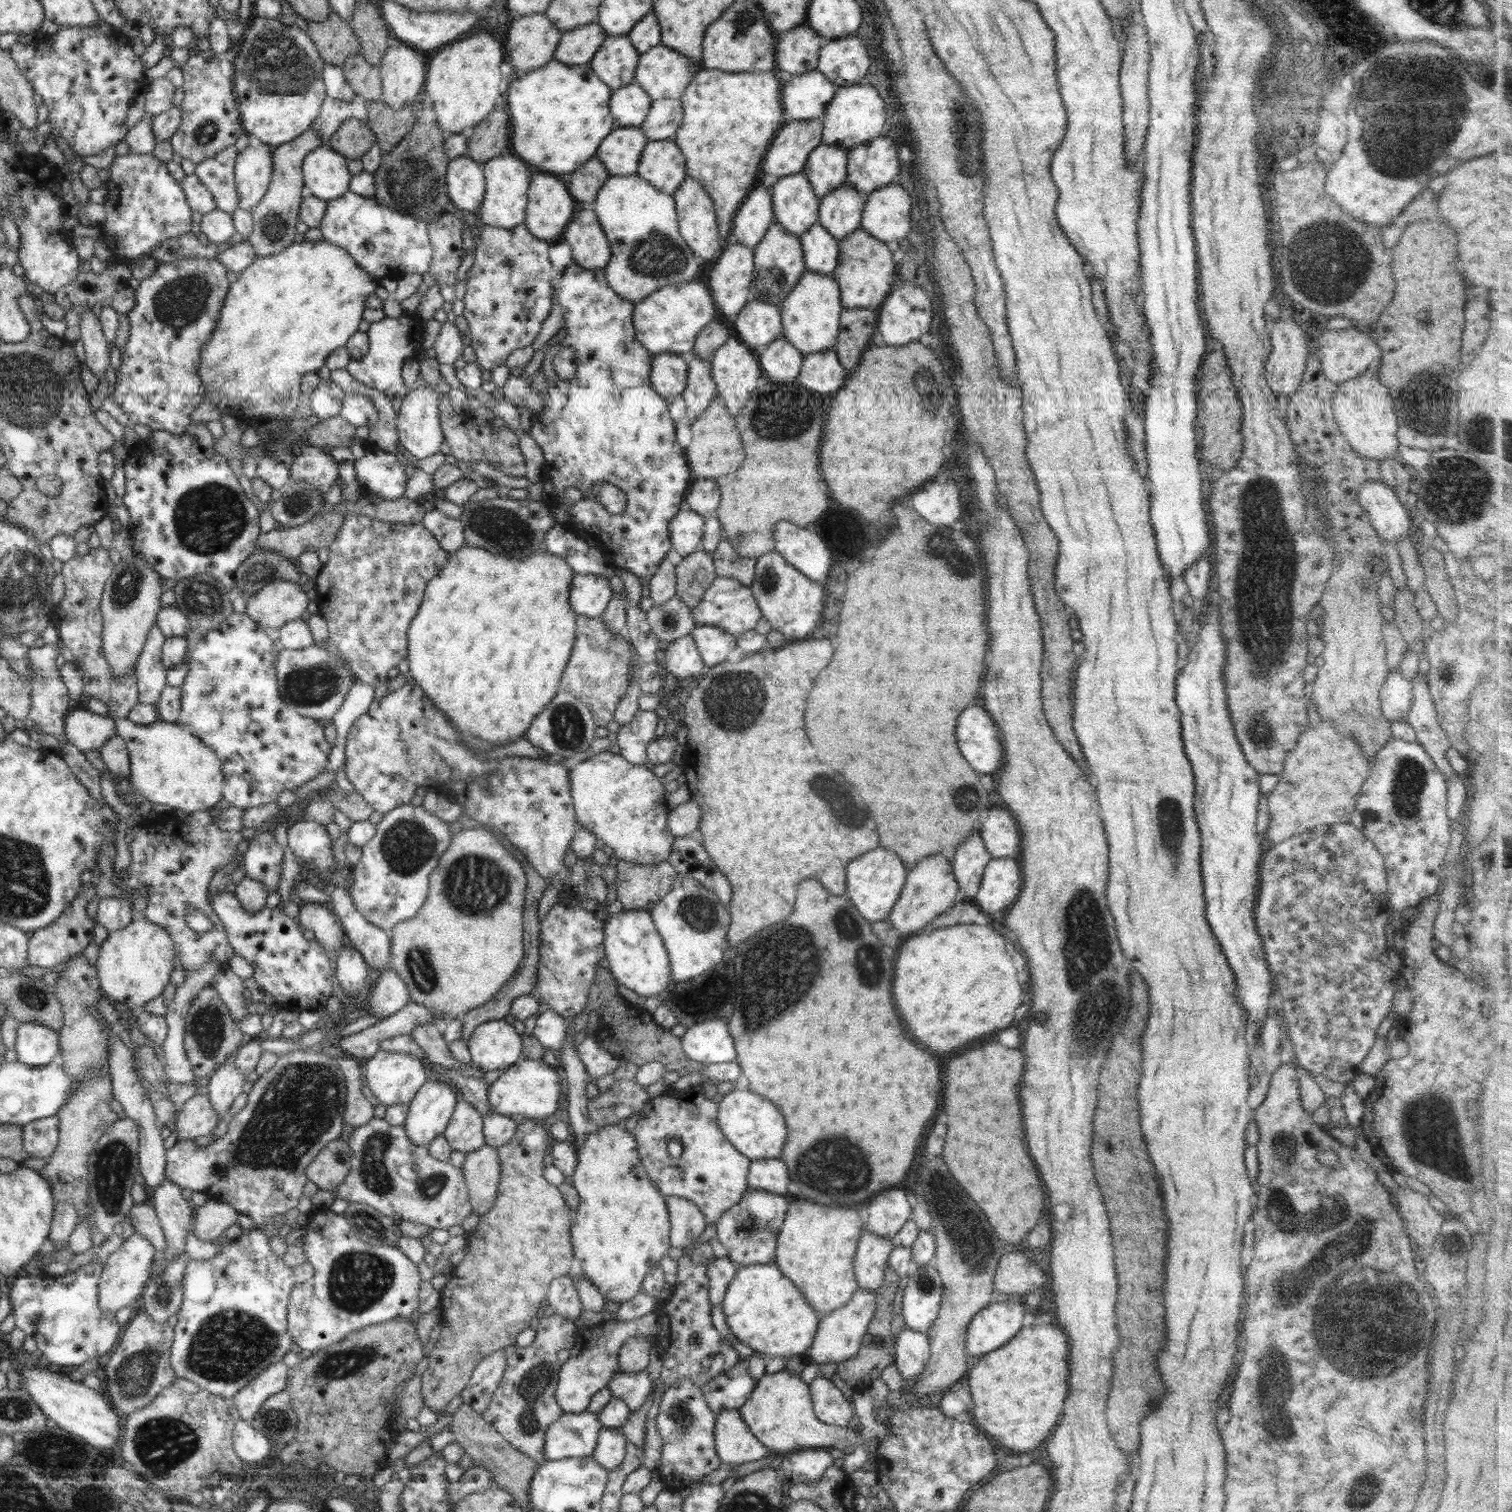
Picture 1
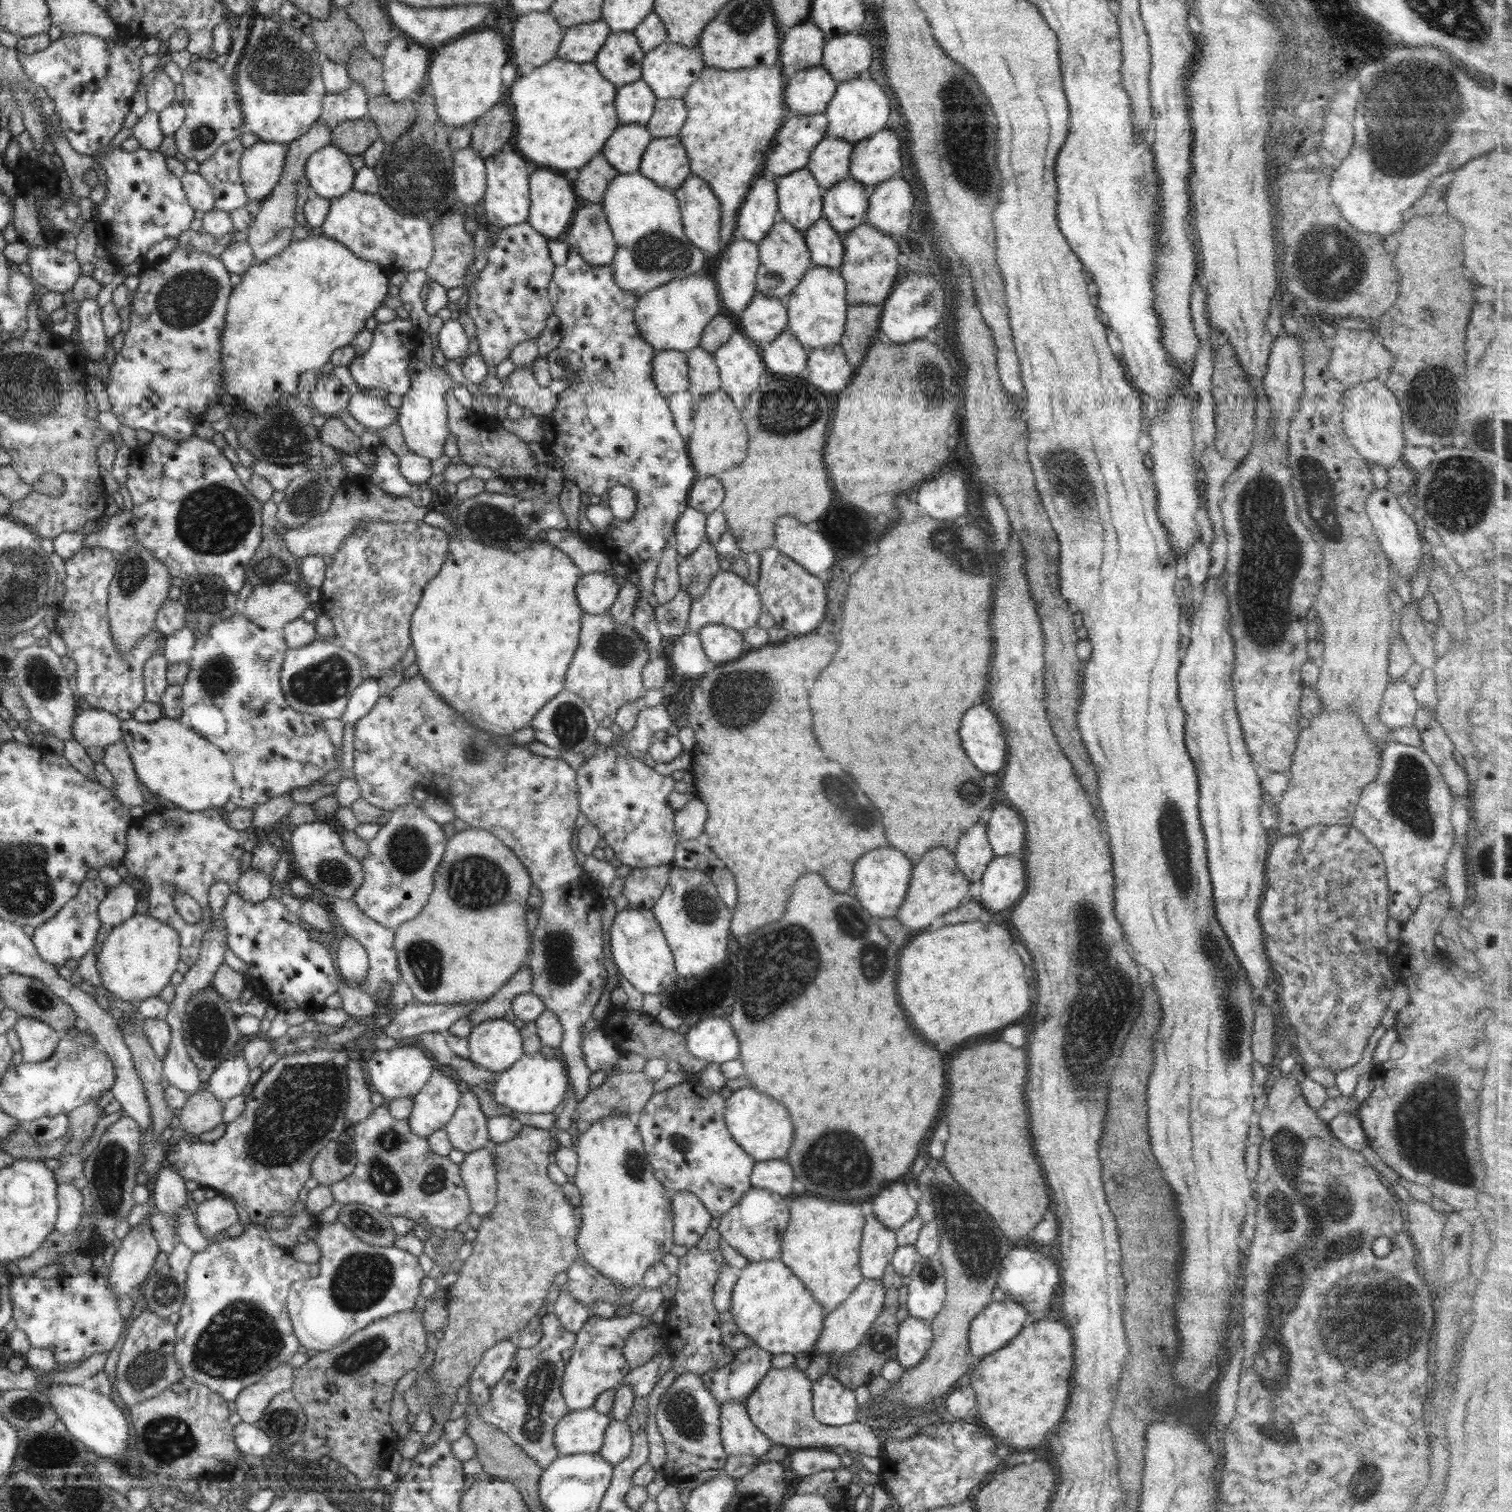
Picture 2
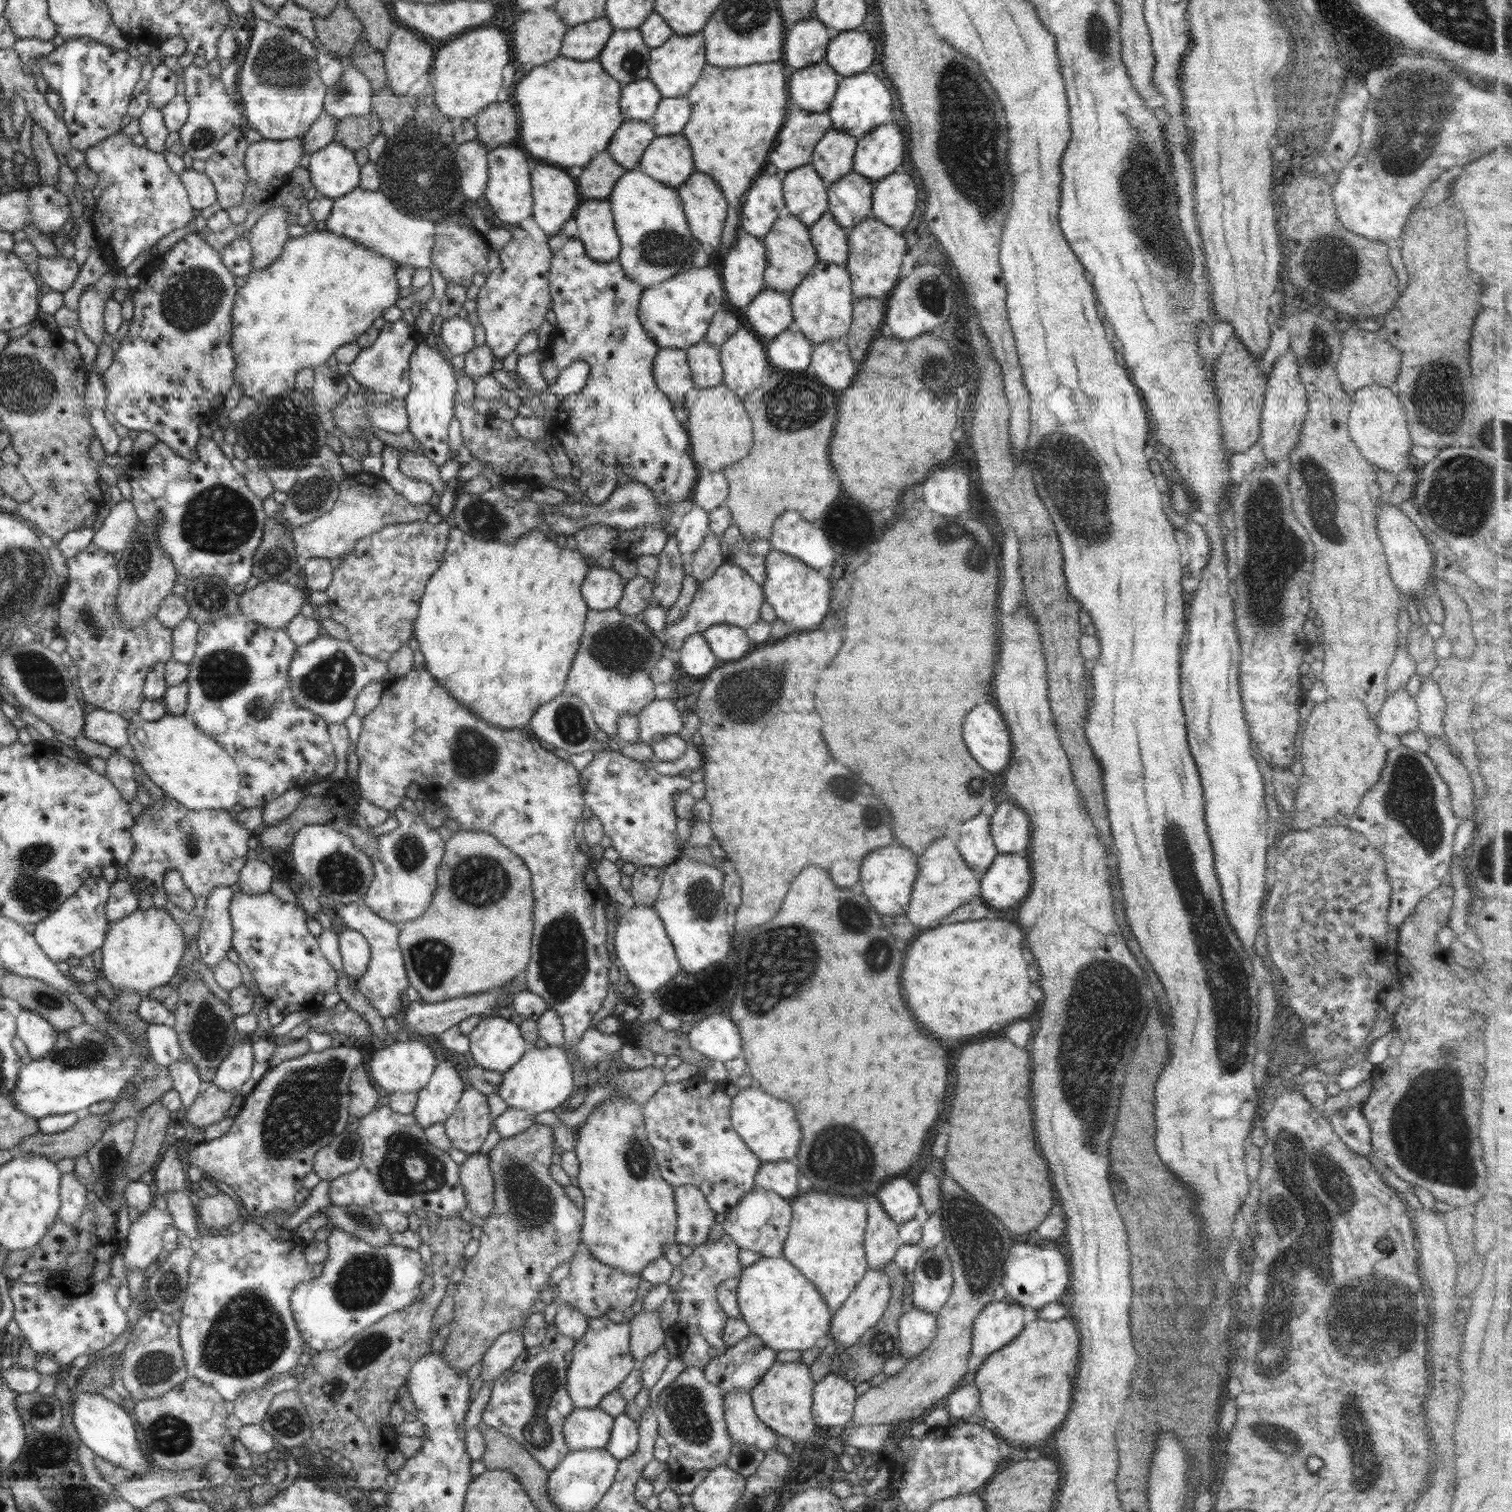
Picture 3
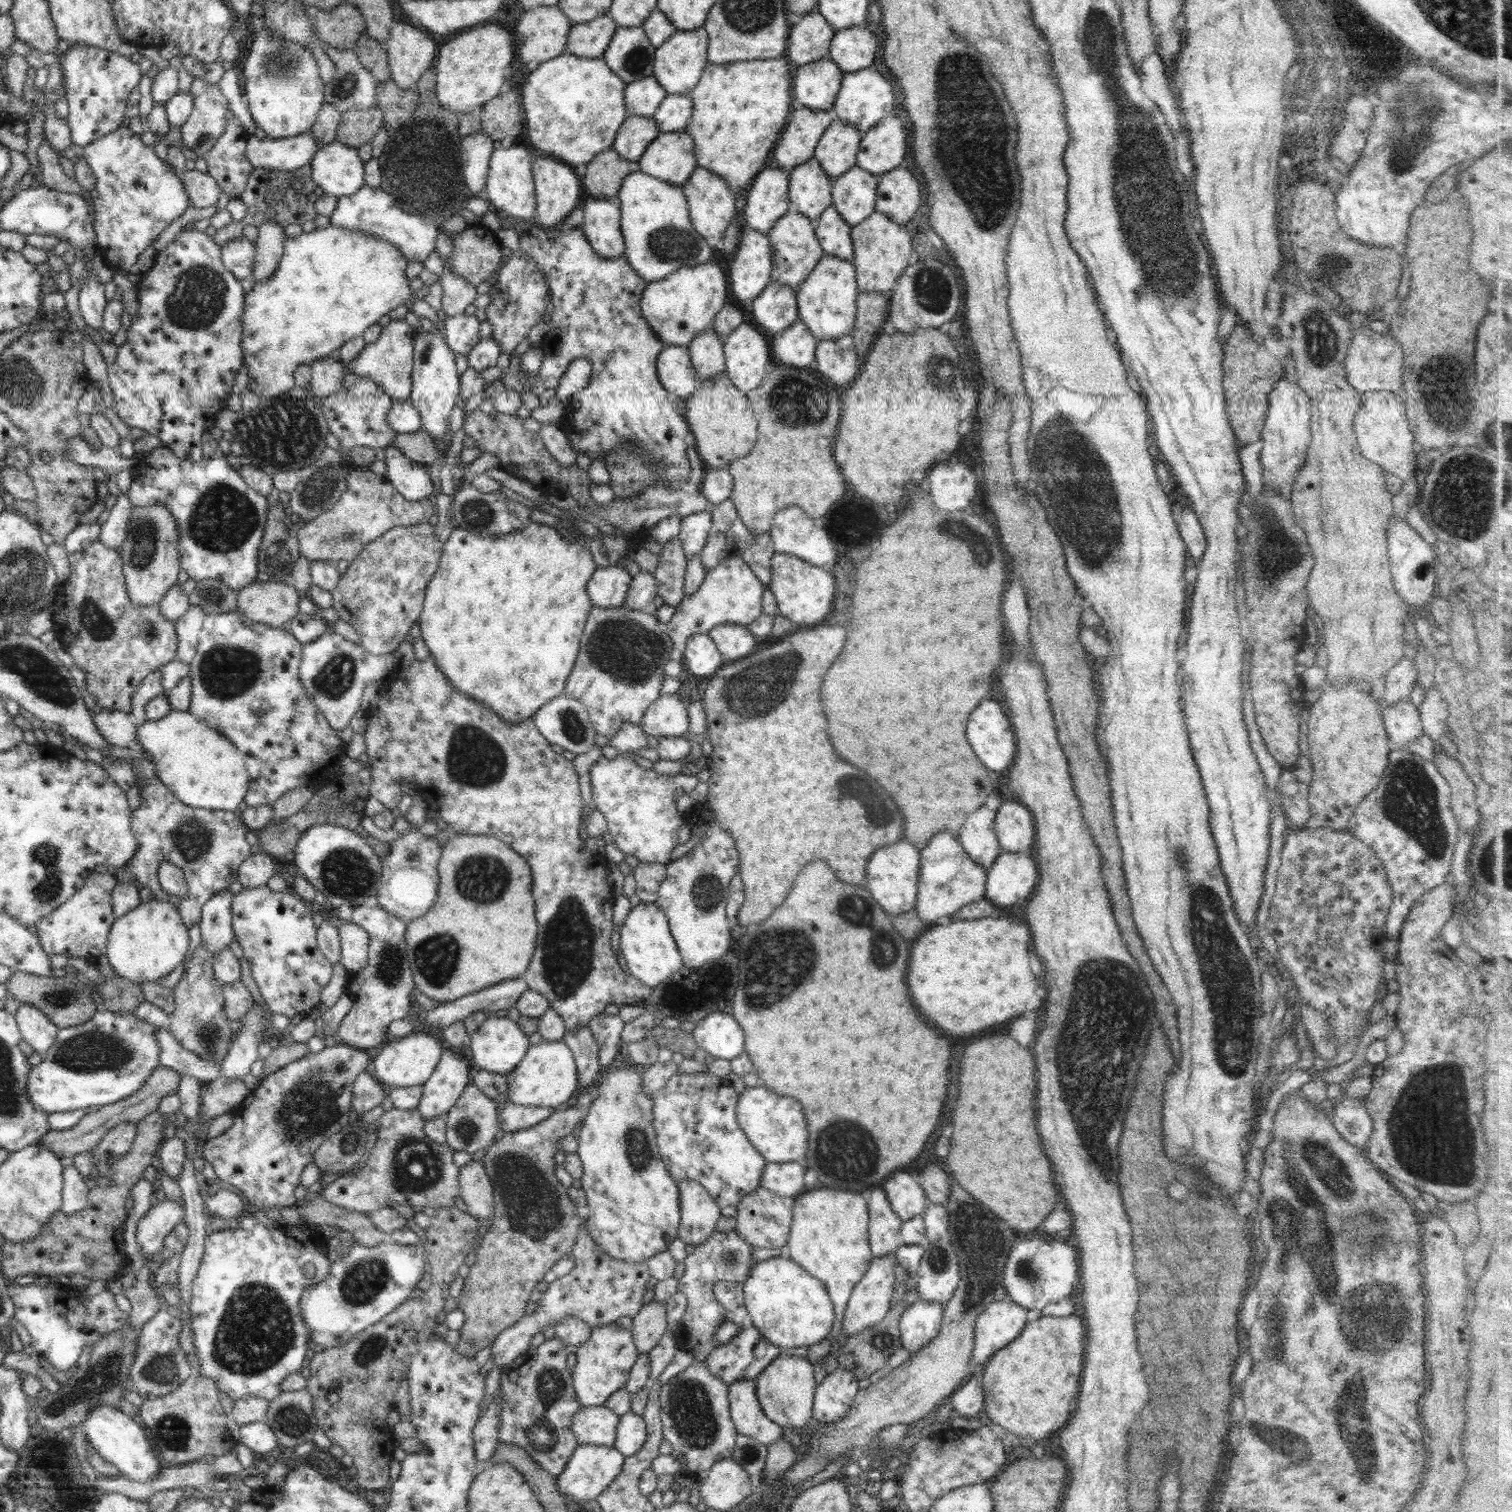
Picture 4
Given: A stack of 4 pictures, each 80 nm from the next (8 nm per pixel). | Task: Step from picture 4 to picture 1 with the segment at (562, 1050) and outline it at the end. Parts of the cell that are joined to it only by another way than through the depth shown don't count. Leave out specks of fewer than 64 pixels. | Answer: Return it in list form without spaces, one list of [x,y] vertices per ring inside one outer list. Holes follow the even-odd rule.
[[[522,1057],[506,1068],[500,1078],[487,1088],[491,1110],[507,1117],[522,1114],[529,1119],[546,1118],[558,1110],[562,1079],[561,1068],[550,1067],[542,1060]]]

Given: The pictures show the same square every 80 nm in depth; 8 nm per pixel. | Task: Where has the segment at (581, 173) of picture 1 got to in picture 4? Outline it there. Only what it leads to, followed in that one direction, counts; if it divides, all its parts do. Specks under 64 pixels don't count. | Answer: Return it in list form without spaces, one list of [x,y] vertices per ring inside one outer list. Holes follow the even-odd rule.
[[[610,148],[588,162],[586,174],[581,176],[581,183],[591,196],[613,197],[617,196],[624,177],[638,170],[636,160],[626,160]]]

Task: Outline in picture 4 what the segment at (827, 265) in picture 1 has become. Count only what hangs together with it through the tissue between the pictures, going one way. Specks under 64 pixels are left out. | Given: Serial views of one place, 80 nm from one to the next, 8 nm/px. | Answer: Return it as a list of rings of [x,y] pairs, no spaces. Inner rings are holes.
[[[832,205],[820,215],[820,220],[817,220],[814,227],[824,254],[837,256],[840,260],[850,260],[853,257],[852,226]]]

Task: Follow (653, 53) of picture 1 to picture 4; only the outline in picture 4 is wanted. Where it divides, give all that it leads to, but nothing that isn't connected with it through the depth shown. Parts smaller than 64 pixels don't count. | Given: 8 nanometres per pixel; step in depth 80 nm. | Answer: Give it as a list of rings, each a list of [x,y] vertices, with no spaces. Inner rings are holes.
[[[702,26],[691,31],[677,29],[656,50],[653,75],[667,95],[685,94],[691,91],[702,76],[707,61],[708,35]]]

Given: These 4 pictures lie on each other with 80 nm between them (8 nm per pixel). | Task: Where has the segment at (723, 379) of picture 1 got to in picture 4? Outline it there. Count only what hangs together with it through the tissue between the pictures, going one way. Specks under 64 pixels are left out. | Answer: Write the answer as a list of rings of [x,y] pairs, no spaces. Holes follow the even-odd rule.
[[[742,323],[735,328],[723,344],[725,356],[725,374],[736,385],[736,388],[742,392],[754,390],[760,386],[766,372],[766,364],[770,361],[770,349],[764,332],[758,327],[754,327],[749,323]]]

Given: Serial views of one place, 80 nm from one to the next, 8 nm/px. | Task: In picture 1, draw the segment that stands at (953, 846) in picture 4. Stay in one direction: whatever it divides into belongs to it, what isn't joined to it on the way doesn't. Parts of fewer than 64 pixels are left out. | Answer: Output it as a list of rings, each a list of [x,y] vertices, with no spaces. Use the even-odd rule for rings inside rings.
[[[933,854],[908,871],[898,900],[893,904],[887,920],[901,936],[907,937],[913,930],[922,931],[923,927],[930,924],[939,914],[960,901],[962,896],[953,875],[953,863],[941,854]]]

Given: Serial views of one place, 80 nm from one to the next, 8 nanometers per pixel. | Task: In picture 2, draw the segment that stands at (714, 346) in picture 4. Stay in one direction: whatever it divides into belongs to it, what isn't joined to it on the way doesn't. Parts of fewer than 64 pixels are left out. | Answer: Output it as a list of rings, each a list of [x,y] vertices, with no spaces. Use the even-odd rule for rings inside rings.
[[[697,346],[688,354],[687,363],[688,392],[692,395],[693,408],[696,409],[707,394],[720,389],[721,382],[714,352],[708,352],[705,348]]]

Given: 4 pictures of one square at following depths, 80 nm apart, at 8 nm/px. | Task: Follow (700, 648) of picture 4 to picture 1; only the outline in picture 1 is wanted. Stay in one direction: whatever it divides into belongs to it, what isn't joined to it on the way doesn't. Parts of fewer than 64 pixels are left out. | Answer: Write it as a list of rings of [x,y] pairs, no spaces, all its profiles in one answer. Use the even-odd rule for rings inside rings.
[[[691,634],[673,640],[665,650],[666,670],[676,678],[697,676],[704,670],[704,661]]]

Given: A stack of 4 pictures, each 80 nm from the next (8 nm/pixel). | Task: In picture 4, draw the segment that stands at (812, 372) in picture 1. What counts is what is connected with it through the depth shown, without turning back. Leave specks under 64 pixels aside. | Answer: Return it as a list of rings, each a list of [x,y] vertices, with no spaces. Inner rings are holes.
[[[850,334],[817,342],[812,369],[838,388],[852,382],[861,367]]]

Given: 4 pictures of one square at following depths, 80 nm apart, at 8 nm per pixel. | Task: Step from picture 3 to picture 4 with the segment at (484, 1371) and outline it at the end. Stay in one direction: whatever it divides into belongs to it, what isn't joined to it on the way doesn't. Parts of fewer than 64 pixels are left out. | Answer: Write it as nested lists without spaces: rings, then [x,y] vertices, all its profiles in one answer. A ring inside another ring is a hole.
[[[586,1225],[580,1228],[571,1256],[575,1260],[574,1268],[566,1275],[550,1282],[547,1290],[536,1296],[538,1309],[532,1314],[525,1314],[516,1324],[500,1332],[491,1345],[491,1357],[495,1364],[505,1367],[518,1360],[531,1346],[532,1336],[544,1332],[547,1324],[555,1324],[564,1317],[578,1317],[591,1328],[611,1325],[618,1318],[634,1318],[646,1304],[649,1292],[646,1282],[651,1279],[646,1261],[626,1262],[616,1260],[604,1252],[586,1231]]]

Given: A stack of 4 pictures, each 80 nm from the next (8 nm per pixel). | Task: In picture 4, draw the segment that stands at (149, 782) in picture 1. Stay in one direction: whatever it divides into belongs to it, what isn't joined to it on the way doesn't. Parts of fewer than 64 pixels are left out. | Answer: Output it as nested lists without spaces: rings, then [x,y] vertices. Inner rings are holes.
[[[171,710],[160,720],[146,720],[136,729],[139,749],[151,758],[155,775],[178,800],[192,808],[237,812],[250,784],[241,752],[211,724],[186,710]]]

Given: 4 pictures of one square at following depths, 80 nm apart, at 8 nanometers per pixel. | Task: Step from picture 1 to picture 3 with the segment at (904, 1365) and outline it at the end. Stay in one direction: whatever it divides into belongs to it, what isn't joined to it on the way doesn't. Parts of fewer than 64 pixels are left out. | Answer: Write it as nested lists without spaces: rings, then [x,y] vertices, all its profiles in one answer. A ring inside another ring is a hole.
[[[911,1309],[899,1318],[901,1354],[906,1360],[918,1356],[926,1350],[937,1333],[936,1314]]]

